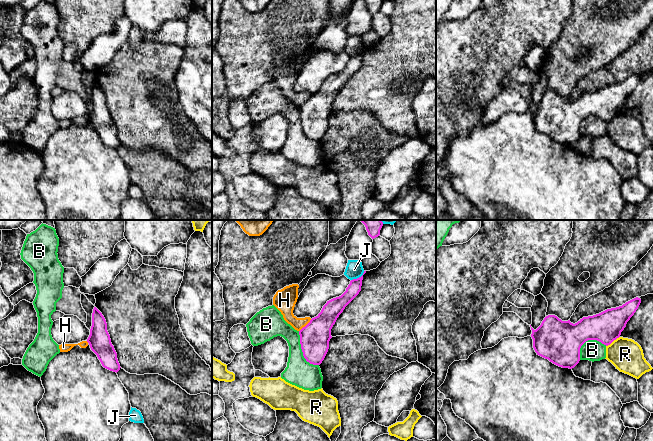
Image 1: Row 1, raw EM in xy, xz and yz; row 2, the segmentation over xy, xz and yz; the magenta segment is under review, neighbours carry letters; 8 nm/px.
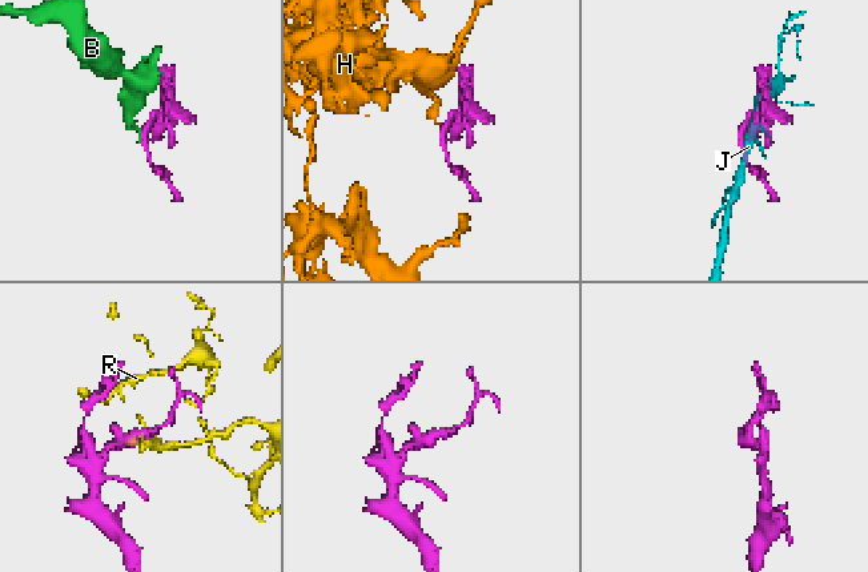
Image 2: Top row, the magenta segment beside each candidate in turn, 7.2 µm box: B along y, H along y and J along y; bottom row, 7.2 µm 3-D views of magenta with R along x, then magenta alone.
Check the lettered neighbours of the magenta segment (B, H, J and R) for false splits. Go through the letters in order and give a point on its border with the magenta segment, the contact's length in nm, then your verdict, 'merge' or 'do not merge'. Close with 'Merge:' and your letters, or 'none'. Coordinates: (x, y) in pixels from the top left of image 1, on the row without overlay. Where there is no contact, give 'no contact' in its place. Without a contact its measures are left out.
B: contact xz (302, 127); length 320 nm; do not merge
H: contact xz (306, 101); length 140 nm; do not merge
J: contact xz (359, 53); length 130 nm; do not merge
R: contact yz (612, 117); length 140 nm; do not merge
Merge: none

